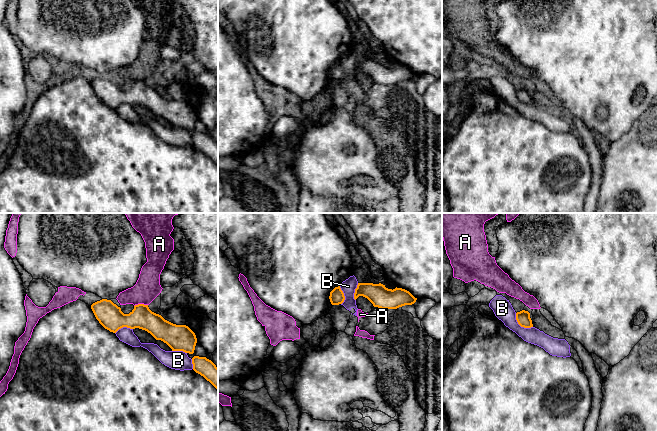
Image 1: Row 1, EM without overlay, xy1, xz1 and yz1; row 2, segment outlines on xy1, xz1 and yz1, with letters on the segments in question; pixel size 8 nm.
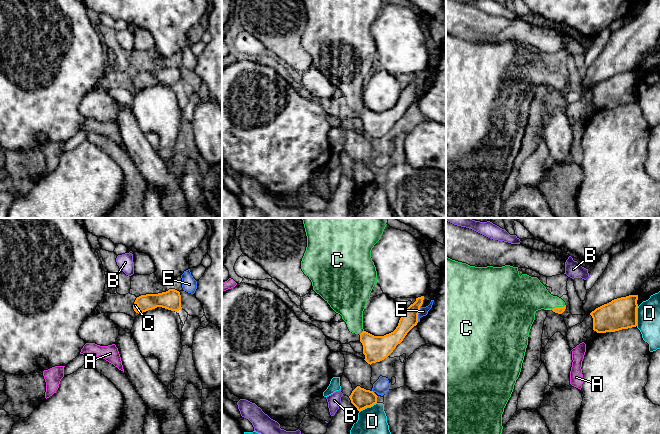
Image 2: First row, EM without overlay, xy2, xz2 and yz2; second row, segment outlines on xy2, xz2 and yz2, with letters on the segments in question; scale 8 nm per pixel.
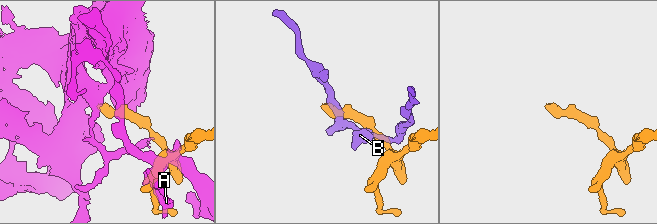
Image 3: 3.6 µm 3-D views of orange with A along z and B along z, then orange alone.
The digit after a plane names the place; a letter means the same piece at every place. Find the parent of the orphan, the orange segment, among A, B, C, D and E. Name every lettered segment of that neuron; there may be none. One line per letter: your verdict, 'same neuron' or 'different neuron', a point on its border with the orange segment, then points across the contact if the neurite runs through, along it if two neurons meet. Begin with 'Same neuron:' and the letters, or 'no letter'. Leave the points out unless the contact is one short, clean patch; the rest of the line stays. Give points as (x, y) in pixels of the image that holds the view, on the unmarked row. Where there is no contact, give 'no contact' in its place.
Same neuron: C
A: different neuron; contact xy1 (140, 80); border xy1 (147, 80), (136, 80), (134, 82)
B: different neuron; contact yz1 (520, 101)
C: same neuron; contact yz2 (555, 83); way yz2 (559, 86), (555, 83), (550, 78), (527, 70)
D: different neuron; contact yz2 (636, 92)
E: different neuron; contact xz2 (418, 89); border xz2 (420, 82), (417, 97)

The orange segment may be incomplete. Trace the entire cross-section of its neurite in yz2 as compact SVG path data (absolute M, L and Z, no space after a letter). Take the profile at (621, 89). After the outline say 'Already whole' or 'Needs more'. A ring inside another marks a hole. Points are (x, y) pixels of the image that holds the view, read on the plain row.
M638 71L612 76L590 89L593 106L597 109L615 108L637 102Z. Already whole

